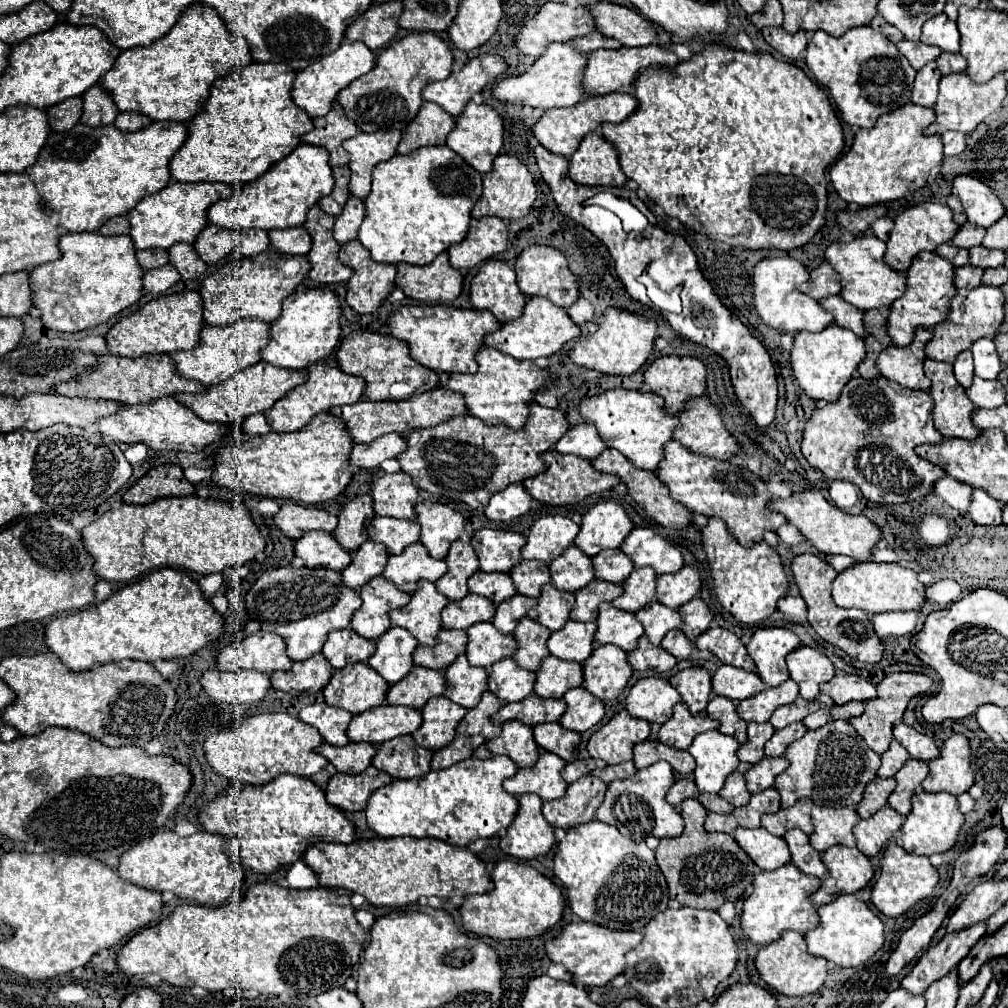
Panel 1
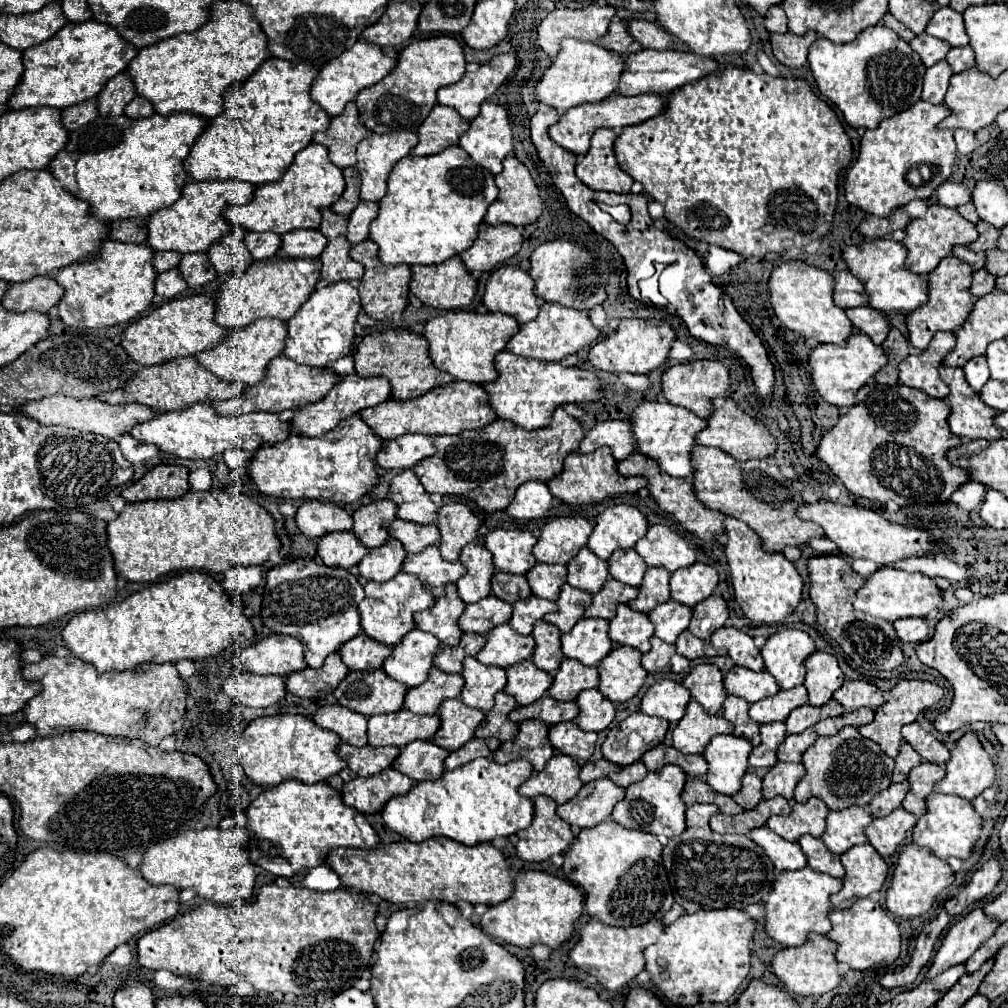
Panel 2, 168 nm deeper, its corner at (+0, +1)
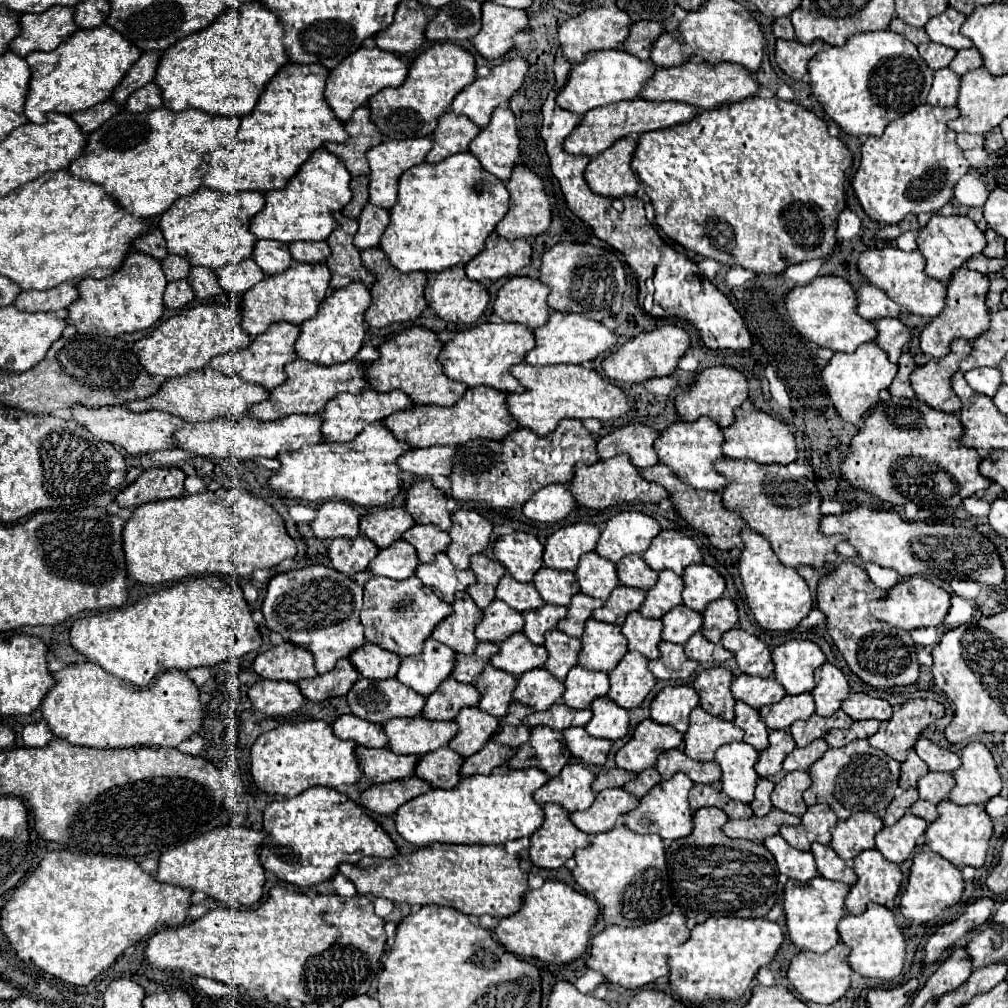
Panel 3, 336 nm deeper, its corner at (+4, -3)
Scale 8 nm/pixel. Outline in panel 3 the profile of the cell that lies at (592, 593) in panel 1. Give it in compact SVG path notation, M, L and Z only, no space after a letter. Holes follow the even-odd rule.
M630 586L614 588L612 596L604 602L604 606L592 612L592 618L600 622L610 622L610 624L622 624L628 612L638 610L642 606L644 596L646 592L638 588L630 588Z

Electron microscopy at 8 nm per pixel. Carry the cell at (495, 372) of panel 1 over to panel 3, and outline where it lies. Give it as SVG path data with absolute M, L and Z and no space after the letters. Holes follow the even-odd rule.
M522 362L512 366L512 376L524 386L524 392L506 394L508 412L512 412L512 418L522 428L536 432L538 436L550 434L562 418L596 418L606 422L630 410L624 392L616 384L584 366L530 366Z

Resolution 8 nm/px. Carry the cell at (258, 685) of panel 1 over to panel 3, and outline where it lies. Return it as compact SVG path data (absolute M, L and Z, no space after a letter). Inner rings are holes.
M258 680L250 690L248 698L252 706L266 716L288 716L304 704L304 696L292 682Z

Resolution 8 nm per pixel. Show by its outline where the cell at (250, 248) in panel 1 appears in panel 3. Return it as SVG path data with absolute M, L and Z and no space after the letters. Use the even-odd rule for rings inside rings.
M258 240L254 244L252 258L264 274L280 274L292 264L288 244L278 244L276 240Z

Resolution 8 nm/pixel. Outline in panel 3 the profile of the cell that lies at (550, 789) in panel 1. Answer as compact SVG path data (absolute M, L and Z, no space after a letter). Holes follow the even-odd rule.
M566 764L558 776L550 778L548 784L534 792L534 800L538 804L560 804L562 808L566 808L566 812L586 810L590 808L596 796L590 788L594 778L596 774L584 764Z

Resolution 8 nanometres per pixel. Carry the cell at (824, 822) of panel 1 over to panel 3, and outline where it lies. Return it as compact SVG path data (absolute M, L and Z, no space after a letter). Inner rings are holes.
M856 812L850 820L838 820L830 846L842 860L852 860L862 850L874 848L874 834L882 828L882 820L872 812Z

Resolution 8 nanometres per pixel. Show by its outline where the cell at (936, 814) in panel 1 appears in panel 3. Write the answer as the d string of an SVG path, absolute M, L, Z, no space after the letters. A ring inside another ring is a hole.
M942 800L942 804L938 804L938 814L940 814L938 820L928 824L928 828L924 832L924 844L932 852L940 854L942 858L946 858L948 862L952 862L958 868L962 868L962 866L980 868L986 860L988 840L992 836L992 820L984 812L984 808L976 806L976 804L956 806L950 800Z

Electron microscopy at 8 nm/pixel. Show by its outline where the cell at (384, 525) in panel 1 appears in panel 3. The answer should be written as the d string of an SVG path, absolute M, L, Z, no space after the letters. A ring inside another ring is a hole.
M414 524L410 530L402 534L402 540L410 542L416 548L420 562L430 562L434 554L444 552L450 544L448 532L442 532L438 526L418 526Z

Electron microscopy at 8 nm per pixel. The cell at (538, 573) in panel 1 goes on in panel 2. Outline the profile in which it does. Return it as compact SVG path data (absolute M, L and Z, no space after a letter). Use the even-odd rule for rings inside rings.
M536 564L534 570L526 574L526 580L538 598L558 600L560 588L566 584L566 566L556 564Z

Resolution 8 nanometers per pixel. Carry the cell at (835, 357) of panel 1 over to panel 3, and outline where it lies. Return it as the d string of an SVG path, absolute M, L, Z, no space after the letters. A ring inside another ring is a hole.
M866 342L852 354L834 354L822 370L822 382L828 390L830 400L834 402L836 412L844 420L858 424L862 414L866 414L874 404L878 404L878 392L890 386L892 378L896 376L896 370L898 366L892 364L874 342Z

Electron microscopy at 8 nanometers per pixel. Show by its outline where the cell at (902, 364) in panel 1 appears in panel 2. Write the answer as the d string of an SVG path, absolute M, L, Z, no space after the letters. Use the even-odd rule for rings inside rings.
M936 332L930 348L926 348L918 356L908 356L900 364L900 384L924 390L926 394L940 394L938 398L946 398L950 394L948 386L942 382L938 374L938 366L956 346L954 332Z

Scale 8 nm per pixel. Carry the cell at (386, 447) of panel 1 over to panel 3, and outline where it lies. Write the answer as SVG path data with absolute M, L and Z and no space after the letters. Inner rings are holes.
M456 446L412 448L398 458L398 468L412 472L418 478L428 478L428 476L434 476L434 474L448 476L454 448Z

